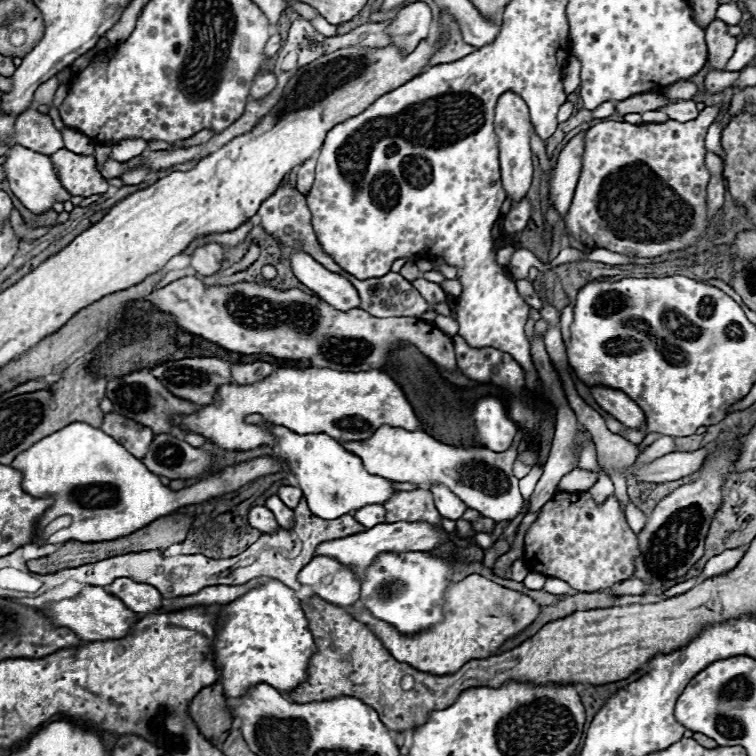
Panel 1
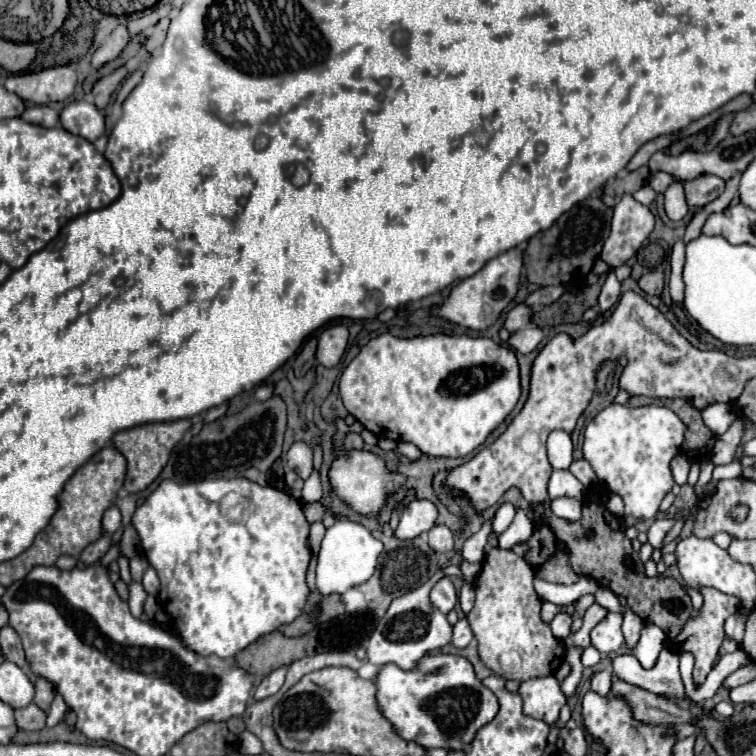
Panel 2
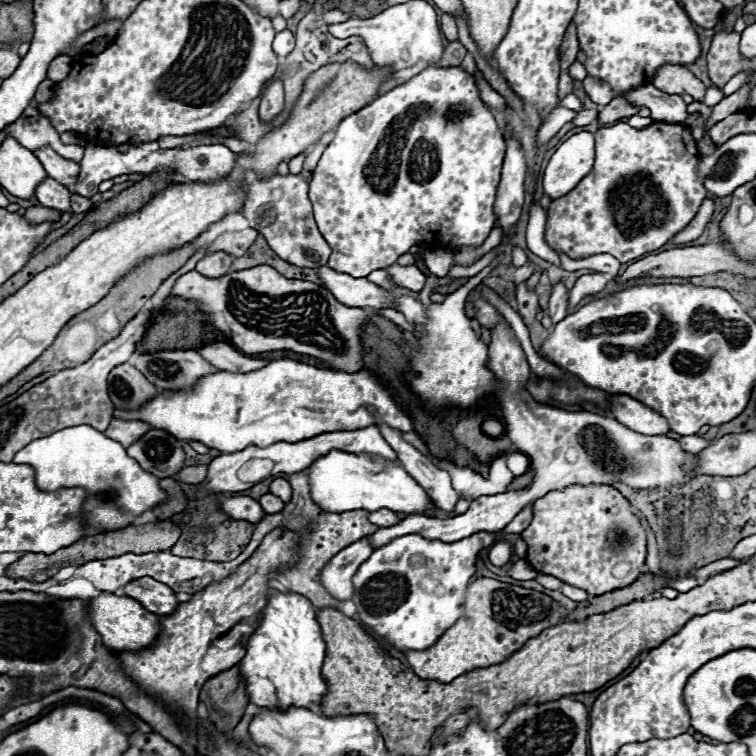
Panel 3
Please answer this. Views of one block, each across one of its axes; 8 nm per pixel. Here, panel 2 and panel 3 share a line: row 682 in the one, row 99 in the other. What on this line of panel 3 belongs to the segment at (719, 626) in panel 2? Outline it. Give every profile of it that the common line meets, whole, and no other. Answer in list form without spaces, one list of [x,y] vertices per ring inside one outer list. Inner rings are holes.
[[[662,66],[656,76],[652,78],[652,84],[656,88],[668,94],[689,94],[694,101],[702,103],[707,87],[684,66]]]

